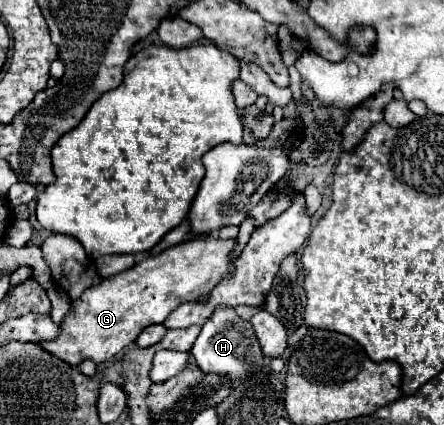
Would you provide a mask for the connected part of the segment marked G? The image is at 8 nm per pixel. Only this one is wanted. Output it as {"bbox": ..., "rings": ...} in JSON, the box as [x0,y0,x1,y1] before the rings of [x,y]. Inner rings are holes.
{"bbox":[39,235,235,367],"rings":[[[209,235],[169,247],[123,273],[105,277],[71,303],[69,313],[59,325],[61,333],[53,341],[39,341],[39,345],[57,359],[67,361],[71,367],[77,367],[85,359],[91,359],[97,365],[109,361],[131,345],[145,327],[163,323],[177,305],[197,301],[201,295],[209,293],[233,267],[233,259],[229,259],[233,247],[235,239],[223,241]]]}

